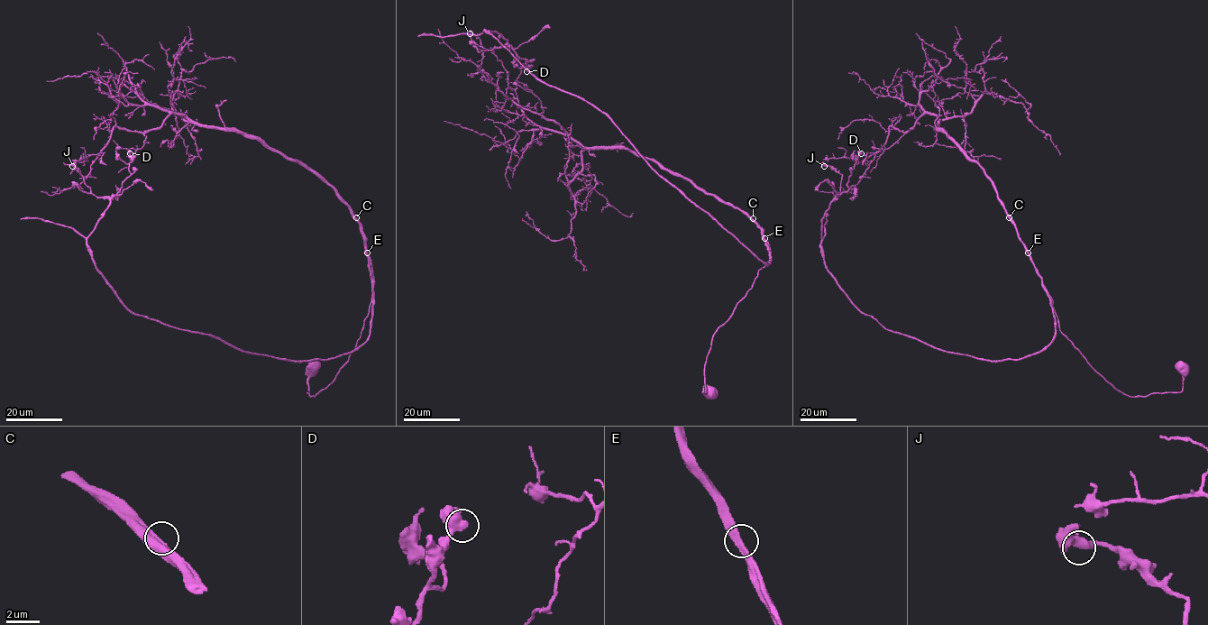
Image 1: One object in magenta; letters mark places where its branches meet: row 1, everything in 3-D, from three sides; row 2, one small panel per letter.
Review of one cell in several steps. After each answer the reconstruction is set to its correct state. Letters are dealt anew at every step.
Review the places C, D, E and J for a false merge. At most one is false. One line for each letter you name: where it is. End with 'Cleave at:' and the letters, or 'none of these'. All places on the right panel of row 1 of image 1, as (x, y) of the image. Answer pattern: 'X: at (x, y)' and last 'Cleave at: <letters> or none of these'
Cleave at: none of these

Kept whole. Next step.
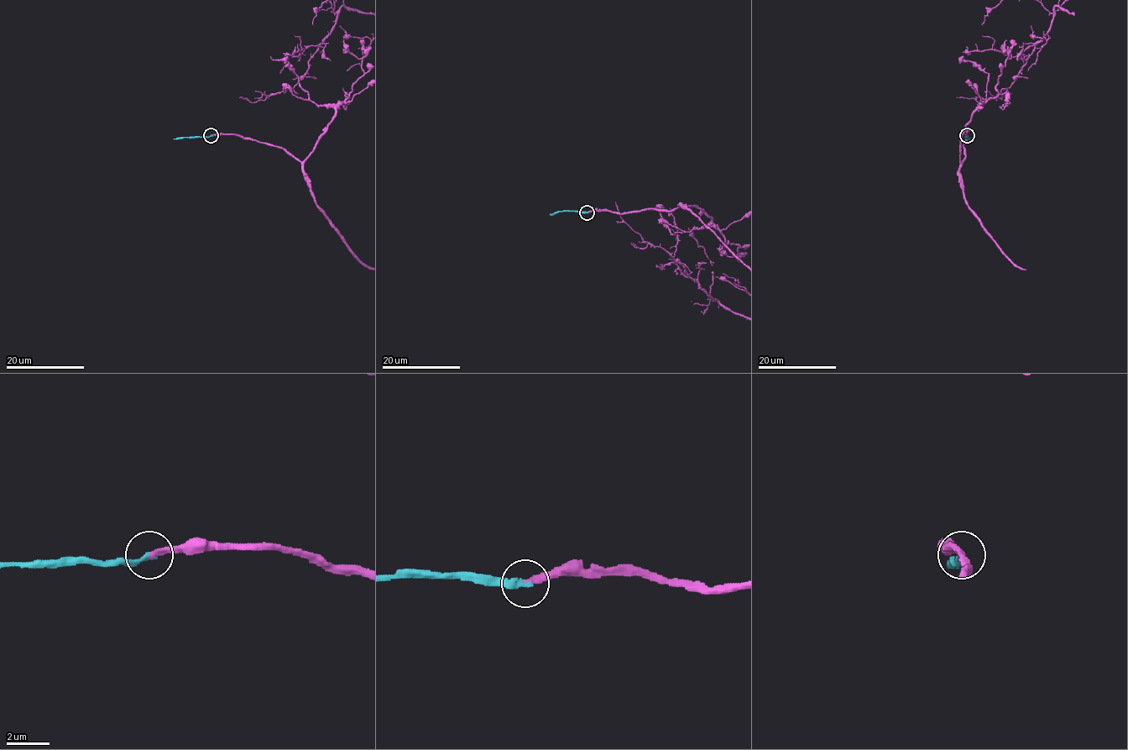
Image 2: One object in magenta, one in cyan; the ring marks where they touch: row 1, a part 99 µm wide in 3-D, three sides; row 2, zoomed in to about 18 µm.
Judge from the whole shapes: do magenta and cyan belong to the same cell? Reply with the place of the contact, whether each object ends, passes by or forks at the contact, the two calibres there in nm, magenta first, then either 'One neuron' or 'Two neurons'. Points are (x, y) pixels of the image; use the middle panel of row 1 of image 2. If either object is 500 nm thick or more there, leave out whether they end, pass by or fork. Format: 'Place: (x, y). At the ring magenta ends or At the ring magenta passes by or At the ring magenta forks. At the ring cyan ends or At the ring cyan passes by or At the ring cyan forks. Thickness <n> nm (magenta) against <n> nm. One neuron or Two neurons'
Place: (587, 212). At the ring magenta ends. At the ring cyan ends. Thickness 260 nm (magenta) against 240 nm. One neuron

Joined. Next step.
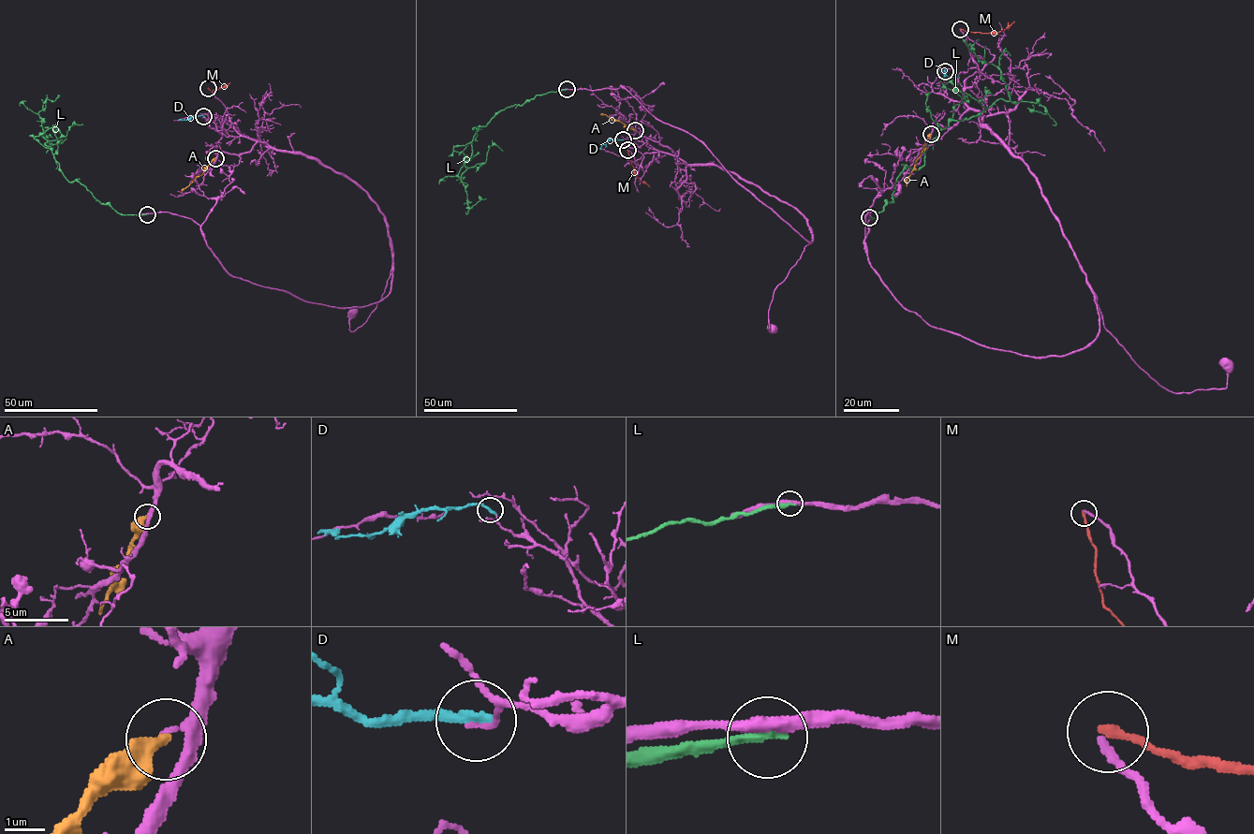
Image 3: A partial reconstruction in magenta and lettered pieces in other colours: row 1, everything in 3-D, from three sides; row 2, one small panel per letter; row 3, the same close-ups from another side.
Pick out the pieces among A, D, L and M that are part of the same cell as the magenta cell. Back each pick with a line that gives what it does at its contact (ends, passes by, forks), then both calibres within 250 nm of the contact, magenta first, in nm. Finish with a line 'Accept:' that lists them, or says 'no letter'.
Accept: no letter

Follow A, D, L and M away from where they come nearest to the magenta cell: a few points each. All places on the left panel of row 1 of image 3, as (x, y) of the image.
A: (215, 158), (181, 193)
D: (204, 116), (179, 120)
L: (147, 214), (118, 213), (76, 181), (66, 178), (41, 136), (38, 112), (59, 95)
M: (208, 88), (217, 90), (230, 82)

